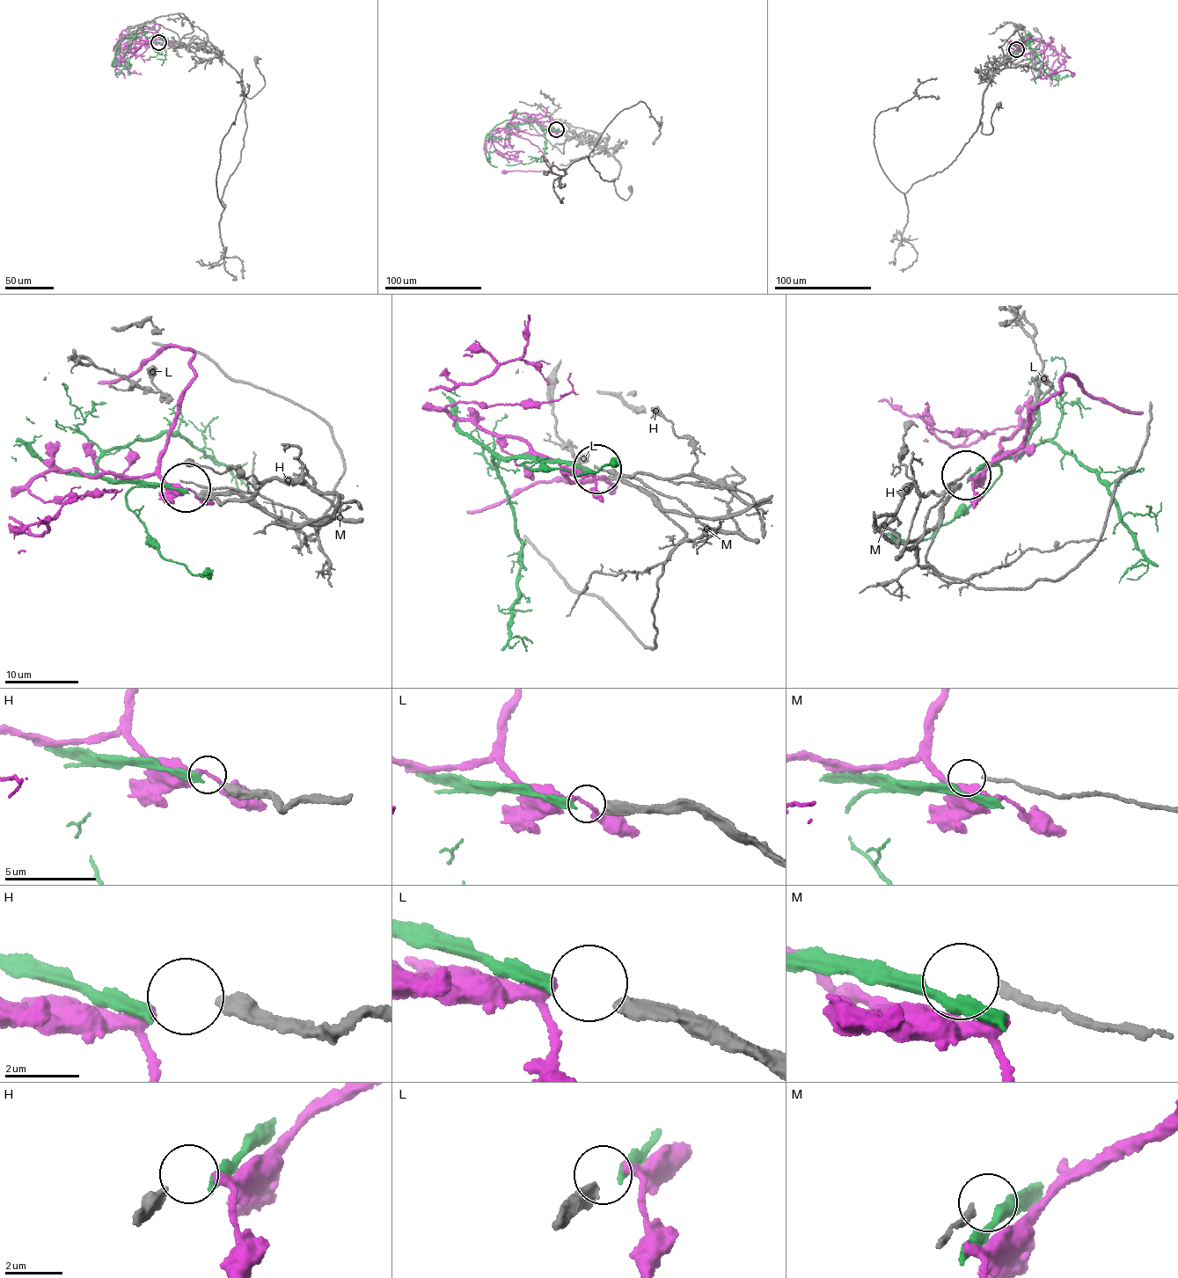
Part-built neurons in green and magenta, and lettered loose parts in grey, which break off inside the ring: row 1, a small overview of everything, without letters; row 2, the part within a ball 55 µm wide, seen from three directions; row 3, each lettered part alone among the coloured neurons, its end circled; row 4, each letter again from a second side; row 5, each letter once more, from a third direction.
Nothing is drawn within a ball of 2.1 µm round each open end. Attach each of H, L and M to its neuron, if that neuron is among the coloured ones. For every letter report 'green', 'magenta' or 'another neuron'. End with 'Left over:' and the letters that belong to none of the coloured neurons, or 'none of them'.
H: magenta
L: green
M: another neuron
Left over: M

